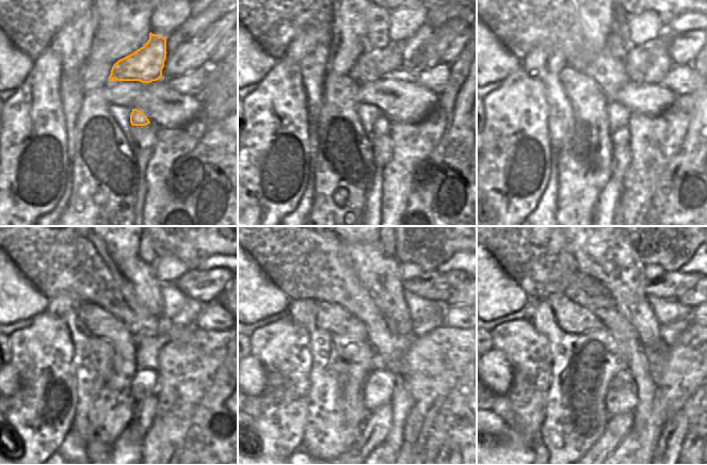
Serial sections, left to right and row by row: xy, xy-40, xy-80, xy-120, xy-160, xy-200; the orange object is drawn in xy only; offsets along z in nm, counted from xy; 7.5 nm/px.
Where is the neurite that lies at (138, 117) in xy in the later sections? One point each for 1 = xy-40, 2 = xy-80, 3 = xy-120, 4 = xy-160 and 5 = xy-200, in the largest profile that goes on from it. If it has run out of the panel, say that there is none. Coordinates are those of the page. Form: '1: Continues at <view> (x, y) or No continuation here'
1: Continues at xy-40 (382, 126)
2: Continues at xy-80 (622, 137)
3: Continues at xy-120 (145, 381)
4: Continues at xy-160 (379, 387)
5: Continues at xy-200 (622, 397).

